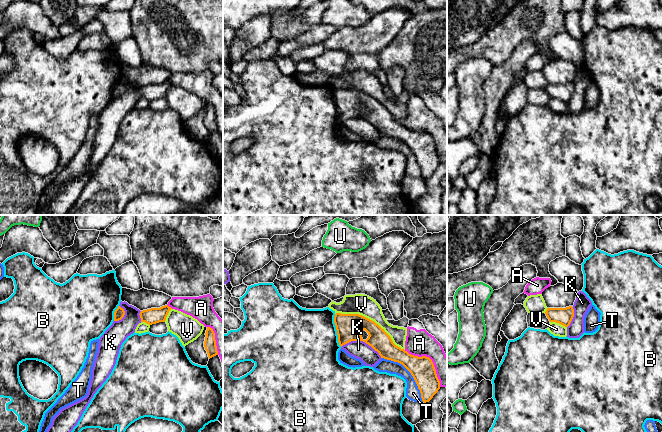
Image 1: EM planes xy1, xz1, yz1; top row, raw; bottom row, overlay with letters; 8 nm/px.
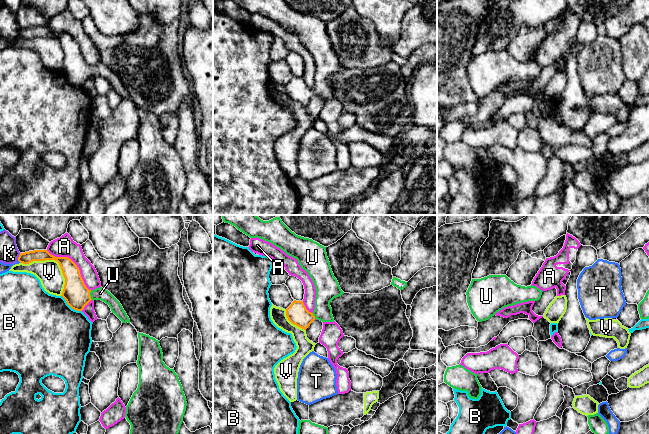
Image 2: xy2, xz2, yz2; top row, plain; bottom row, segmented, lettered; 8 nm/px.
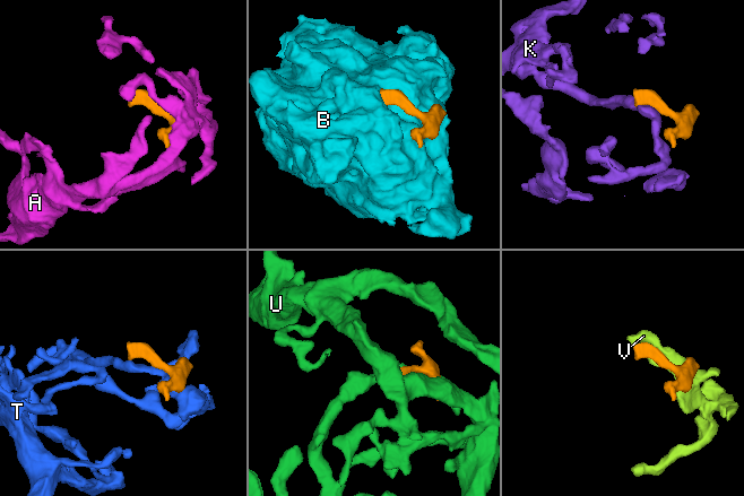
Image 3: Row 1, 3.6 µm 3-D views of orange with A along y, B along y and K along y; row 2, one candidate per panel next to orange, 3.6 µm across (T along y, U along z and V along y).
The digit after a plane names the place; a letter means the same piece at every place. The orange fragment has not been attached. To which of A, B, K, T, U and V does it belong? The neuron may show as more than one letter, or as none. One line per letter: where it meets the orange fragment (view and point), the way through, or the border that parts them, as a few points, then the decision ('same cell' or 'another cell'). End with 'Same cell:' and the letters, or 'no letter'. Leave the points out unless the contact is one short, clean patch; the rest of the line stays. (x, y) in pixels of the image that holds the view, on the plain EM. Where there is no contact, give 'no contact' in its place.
A: xy2 (74, 39) | another cell
B: xz1 (336, 105) | another cell
K: xz1 (362, 116) | along xz1 (341, 122), (351, 117), (364, 117), (381, 133) | another cell
T: xz1 (410, 148) | another cell
U: xy2 (89, 71) | across xy2 (77, 71), (89, 71), (100, 69) | same cell
V: xz1 (371, 96) | another cell
Same cell: U

